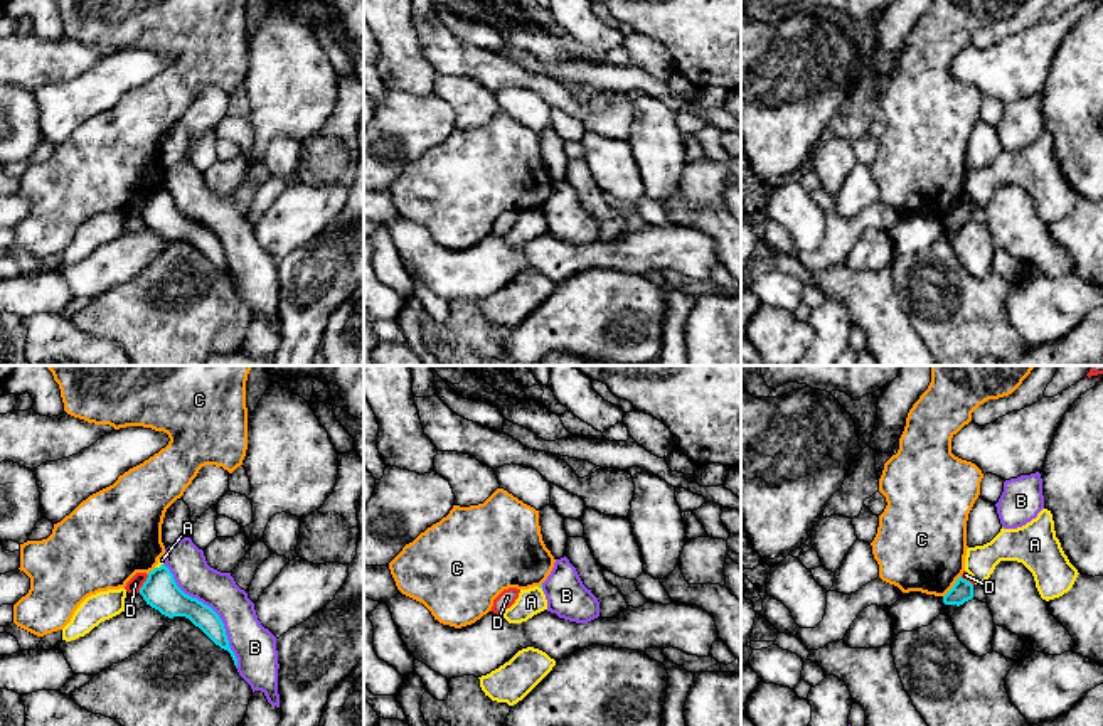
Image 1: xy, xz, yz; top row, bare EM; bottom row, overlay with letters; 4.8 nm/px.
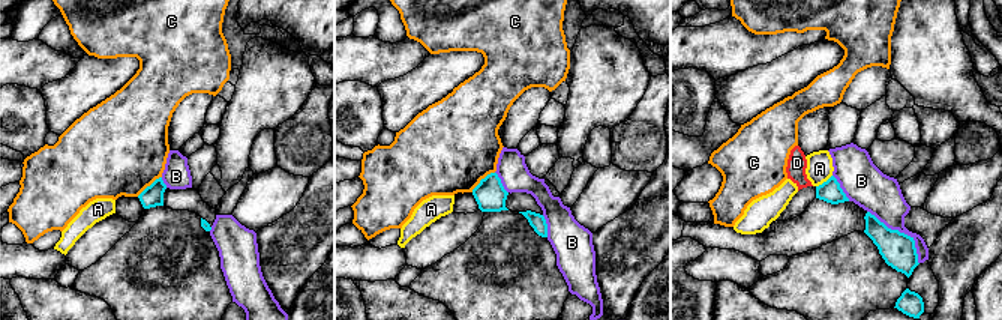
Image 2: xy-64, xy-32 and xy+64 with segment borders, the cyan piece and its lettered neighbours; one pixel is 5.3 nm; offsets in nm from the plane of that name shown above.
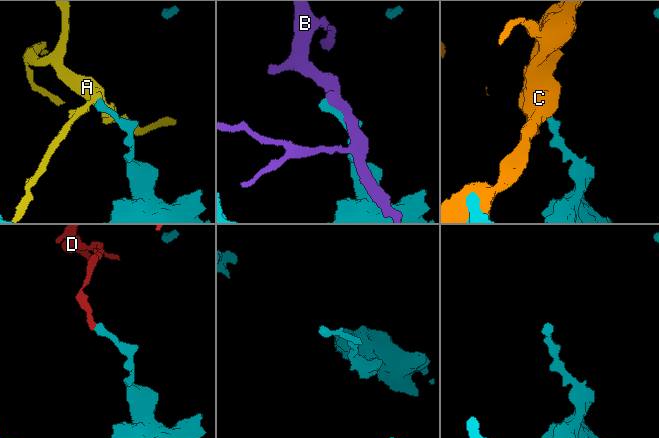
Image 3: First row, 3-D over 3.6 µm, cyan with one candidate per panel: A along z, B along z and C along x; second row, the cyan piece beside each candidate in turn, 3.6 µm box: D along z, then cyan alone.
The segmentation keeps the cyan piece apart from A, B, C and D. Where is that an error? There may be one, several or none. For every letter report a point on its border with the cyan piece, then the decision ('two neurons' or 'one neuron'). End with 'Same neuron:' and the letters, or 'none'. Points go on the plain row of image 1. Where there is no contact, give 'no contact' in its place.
A: xy (160, 189) | two neurons
B: xy (213, 233) | two neurons
C: yz (953, 209) | two neurons
D: xy (143, 206) | two neurons
Same neuron: none

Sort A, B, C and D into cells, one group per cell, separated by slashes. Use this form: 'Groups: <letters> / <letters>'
Groups: A / B / C / D

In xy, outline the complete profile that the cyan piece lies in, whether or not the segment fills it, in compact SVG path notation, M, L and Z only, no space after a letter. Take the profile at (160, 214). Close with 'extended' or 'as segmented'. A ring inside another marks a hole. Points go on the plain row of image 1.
M162 187L148 195L147 204L140 211L140 217L152 231L162 238L185 239L199 249L216 268L227 273L237 290L237 281L229 270L226 251L219 238L197 221L185 217L175 206L170 192Z | as segmented

